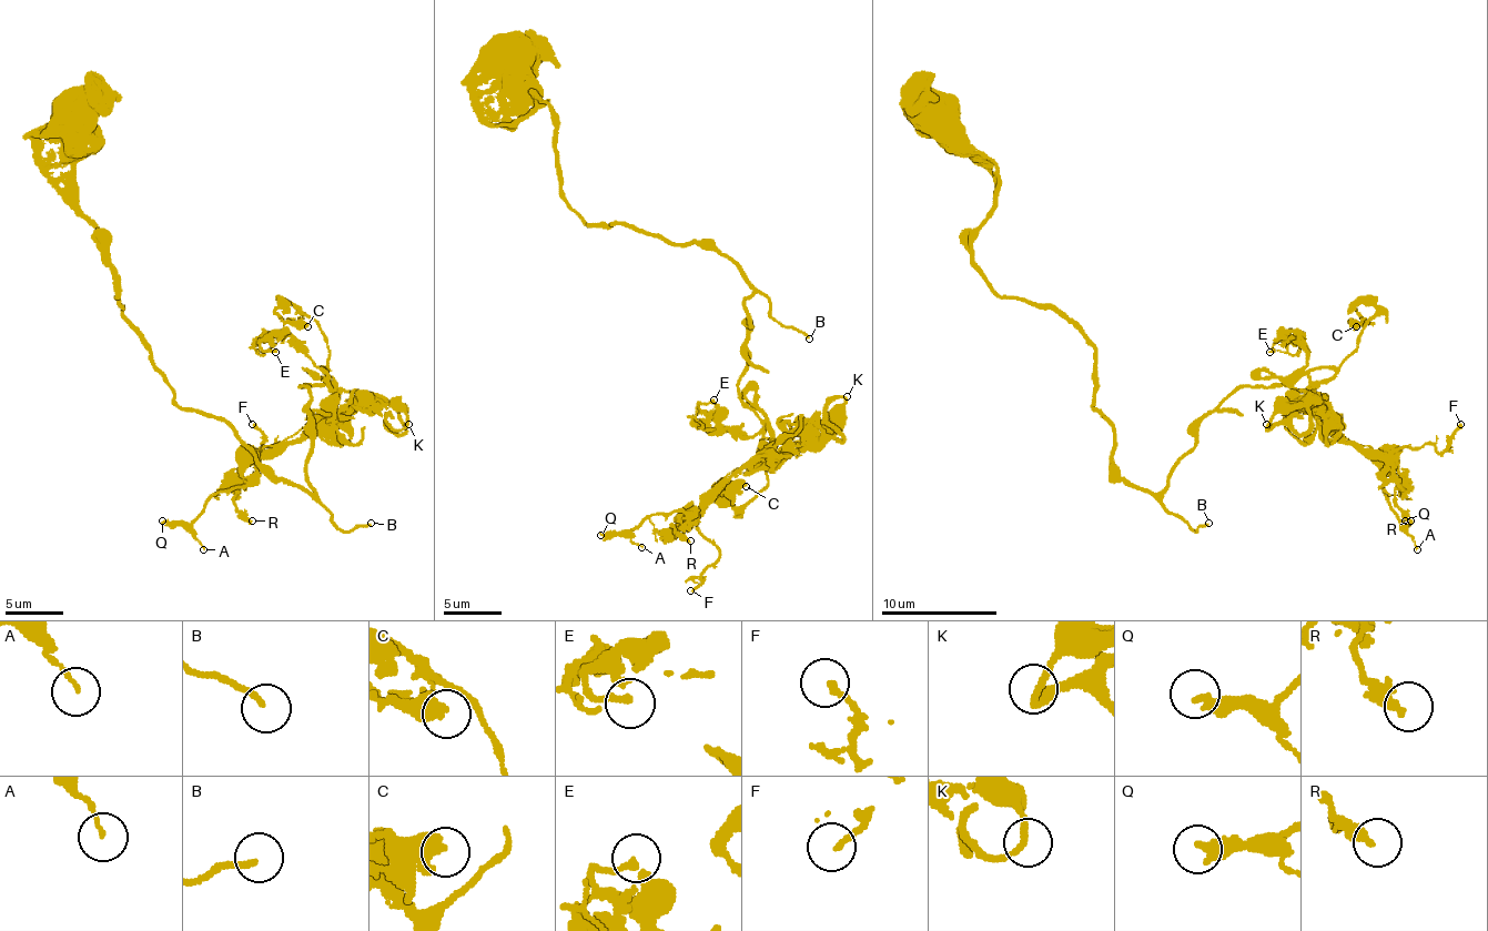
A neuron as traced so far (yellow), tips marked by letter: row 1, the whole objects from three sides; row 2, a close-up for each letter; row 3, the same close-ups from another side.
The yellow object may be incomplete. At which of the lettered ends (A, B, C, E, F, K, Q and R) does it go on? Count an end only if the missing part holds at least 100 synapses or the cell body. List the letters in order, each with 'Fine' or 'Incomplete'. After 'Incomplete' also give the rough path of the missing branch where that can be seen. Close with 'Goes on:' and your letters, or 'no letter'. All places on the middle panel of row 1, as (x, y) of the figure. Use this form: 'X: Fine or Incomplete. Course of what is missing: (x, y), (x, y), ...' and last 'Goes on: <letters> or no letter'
A: Fine
B: Incomplete
C: Fine
E: Fine
F: Fine
K: Fine
Q: Fine
R: Fine
Goes on: B

